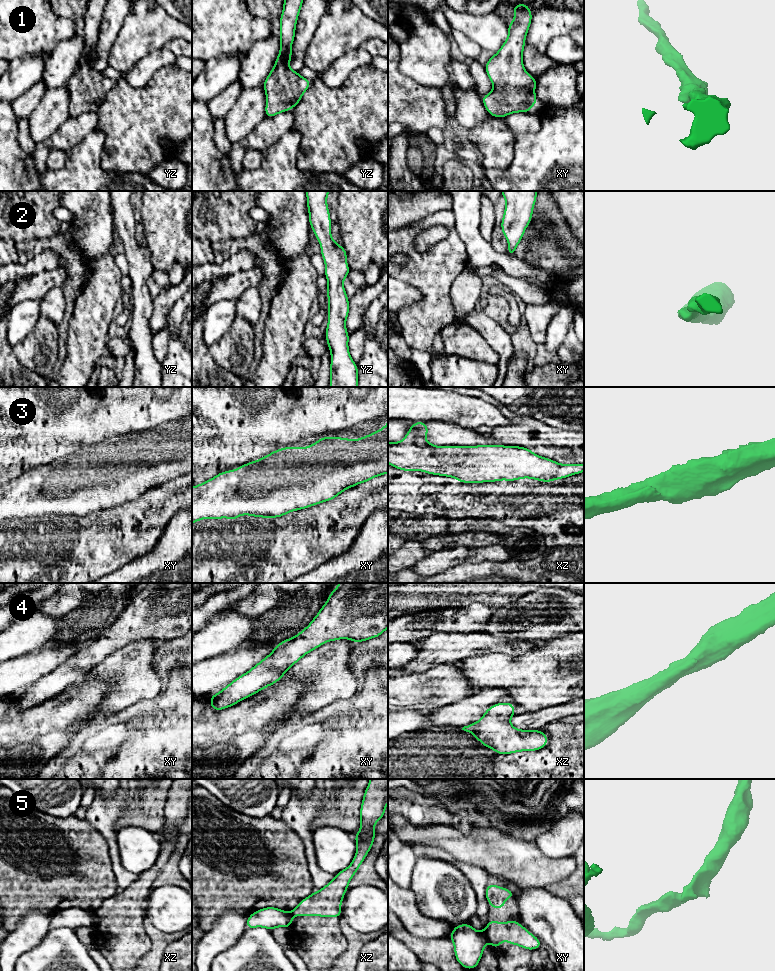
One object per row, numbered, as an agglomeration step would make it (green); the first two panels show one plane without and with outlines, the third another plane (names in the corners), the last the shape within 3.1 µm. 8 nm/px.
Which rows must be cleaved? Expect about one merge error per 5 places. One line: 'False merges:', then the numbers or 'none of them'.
False merges: 5

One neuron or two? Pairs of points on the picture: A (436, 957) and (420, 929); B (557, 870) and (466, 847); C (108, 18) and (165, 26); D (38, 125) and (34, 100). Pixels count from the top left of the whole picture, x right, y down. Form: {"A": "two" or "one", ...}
{"A": "two", "B": "one", "C": "two", "D": "two"}

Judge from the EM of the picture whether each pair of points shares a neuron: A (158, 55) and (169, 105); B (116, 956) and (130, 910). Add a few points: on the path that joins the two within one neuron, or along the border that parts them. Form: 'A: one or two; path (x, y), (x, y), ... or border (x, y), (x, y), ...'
A: two; border (175, 62), (161, 66), (146, 84)
B: one; path (120, 945), (120, 921)

